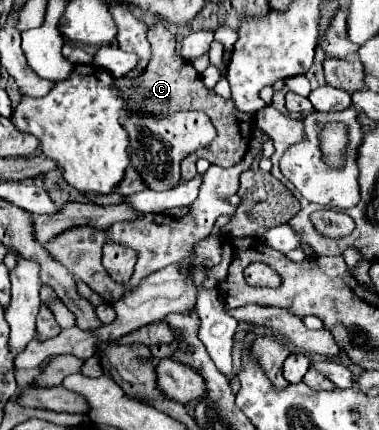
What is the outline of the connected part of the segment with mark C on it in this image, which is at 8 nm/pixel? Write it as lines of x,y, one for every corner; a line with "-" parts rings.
154,24
148,28
148,42
154,50
148,68
144,74
136,80
120,78
116,80
116,86
126,94
128,106
134,106
134,110
146,110
146,112
176,112
176,110
202,110
208,114
216,128
216,138
210,146
196,150
182,162
182,180
192,180
196,176
196,160
206,158
210,164
216,164
220,168
230,168
238,164
244,158
244,152
248,150
248,140
252,134
254,118
252,114
242,114
236,110
232,100
224,100
216,96
214,92
206,90
200,82
200,74
194,70
194,66
178,56
176,38
160,24

